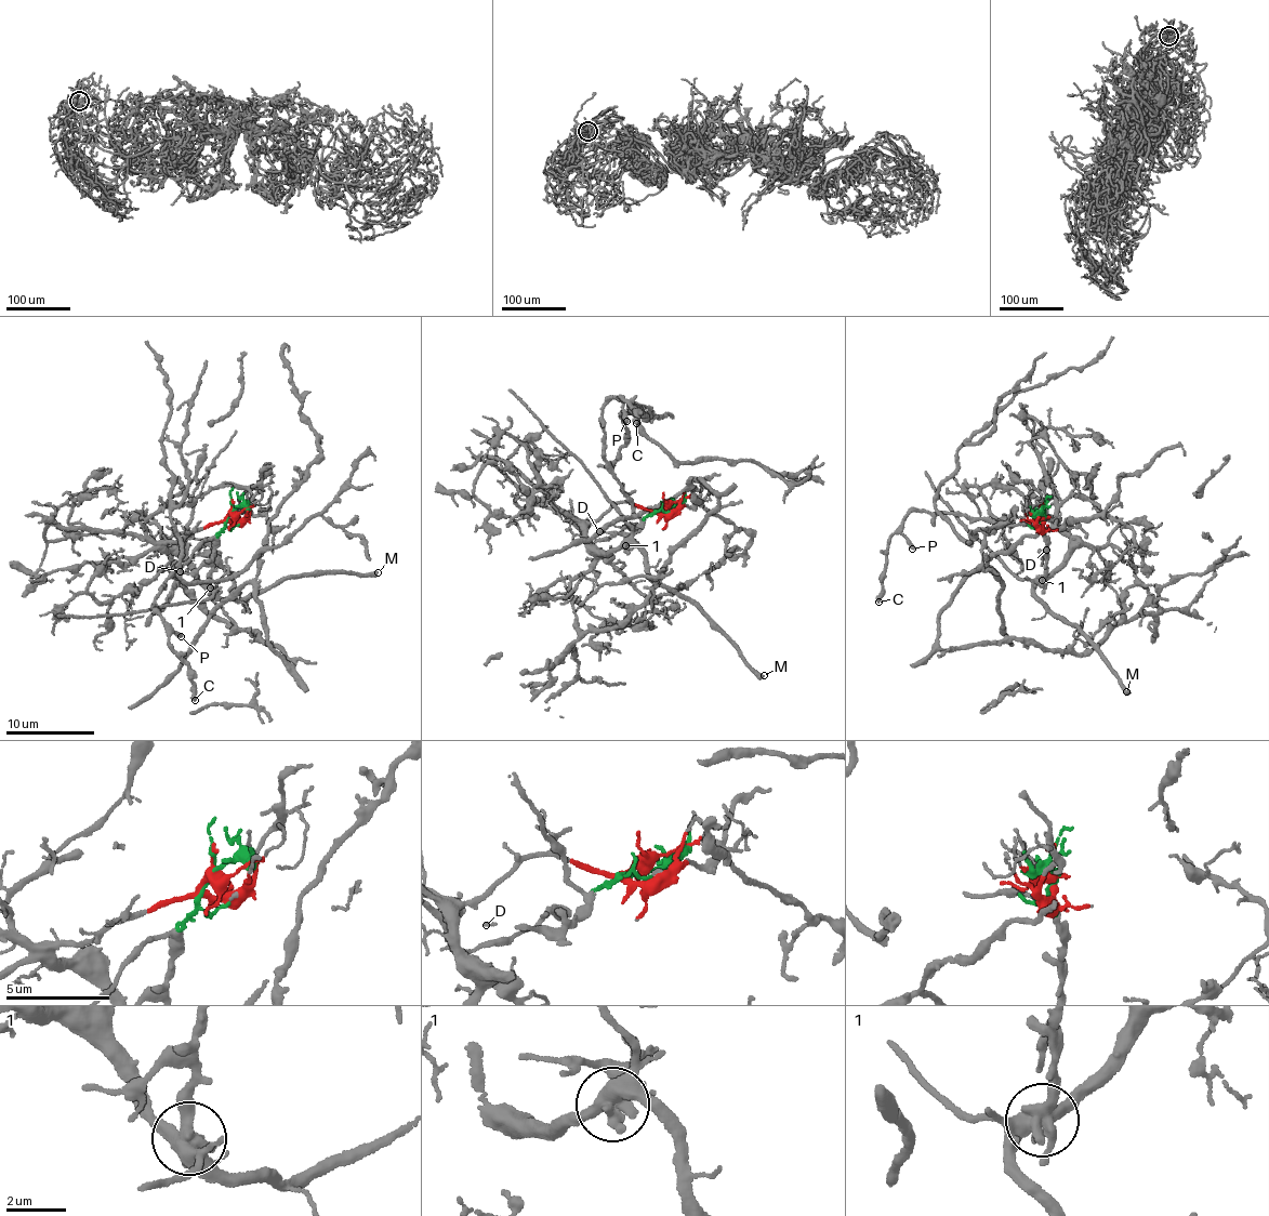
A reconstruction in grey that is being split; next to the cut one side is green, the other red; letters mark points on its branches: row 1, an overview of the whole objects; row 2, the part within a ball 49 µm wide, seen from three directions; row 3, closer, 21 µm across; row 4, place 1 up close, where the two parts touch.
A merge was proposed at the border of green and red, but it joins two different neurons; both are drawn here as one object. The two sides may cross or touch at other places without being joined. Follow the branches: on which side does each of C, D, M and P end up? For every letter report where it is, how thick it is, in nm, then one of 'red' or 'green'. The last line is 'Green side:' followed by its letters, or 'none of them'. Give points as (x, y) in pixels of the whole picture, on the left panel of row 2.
C: place (195, 700); calibre 320 nm; green
D: place (180, 571); calibre 170 nm; green
M: place (378, 572); calibre 420 nm; red
P: place (181, 636); calibre 320 nm; green
Green side: C, D, P

